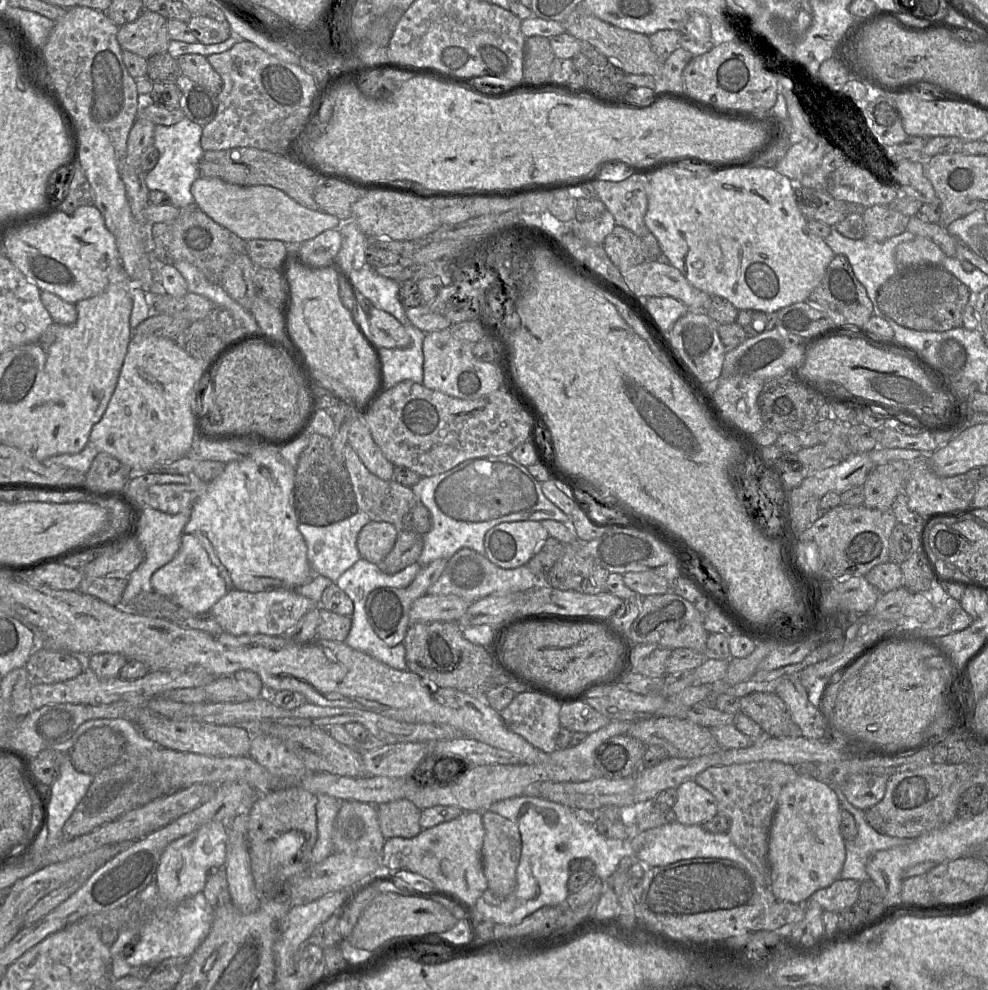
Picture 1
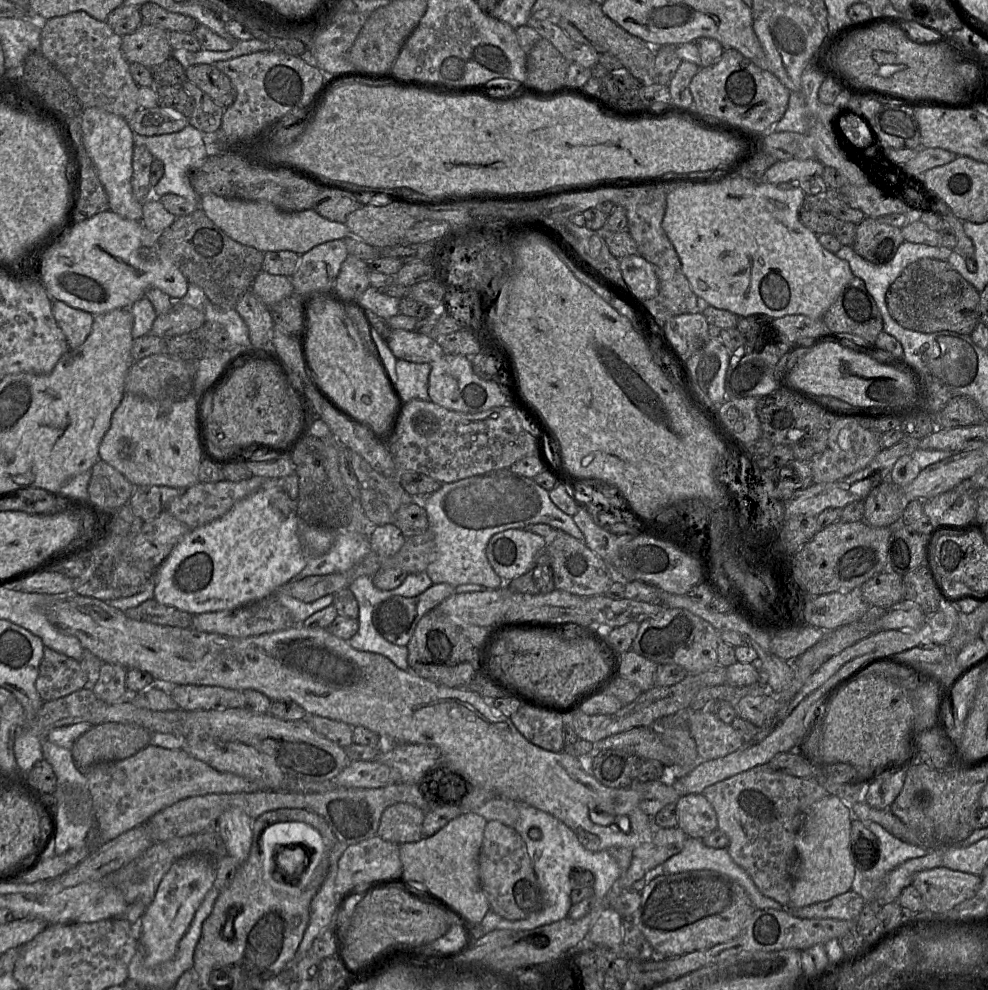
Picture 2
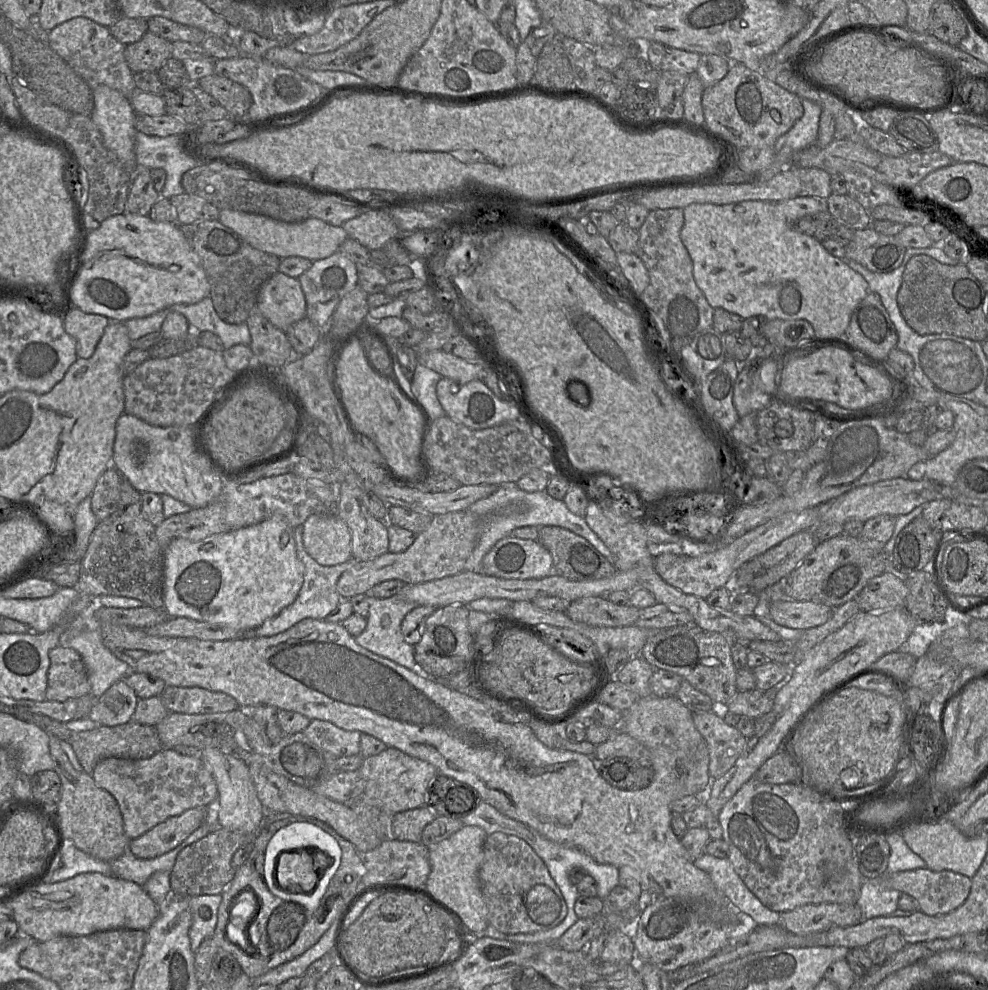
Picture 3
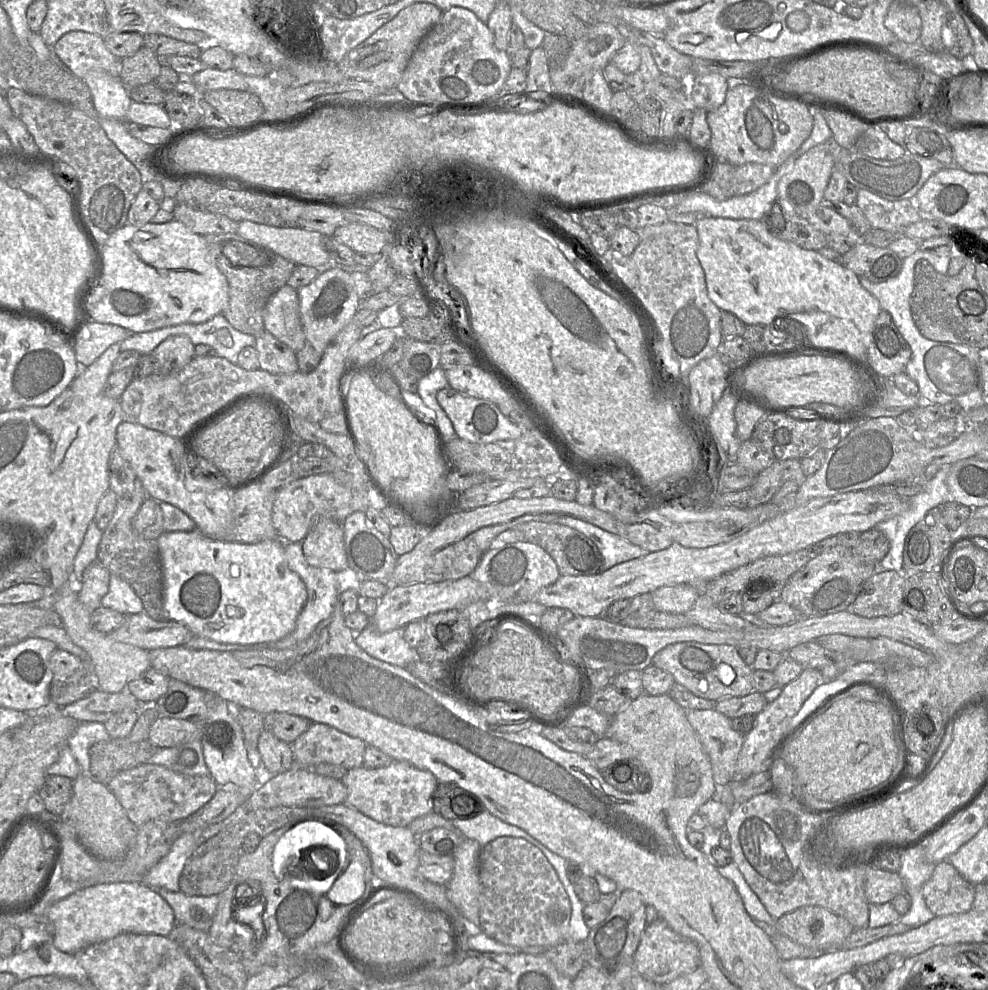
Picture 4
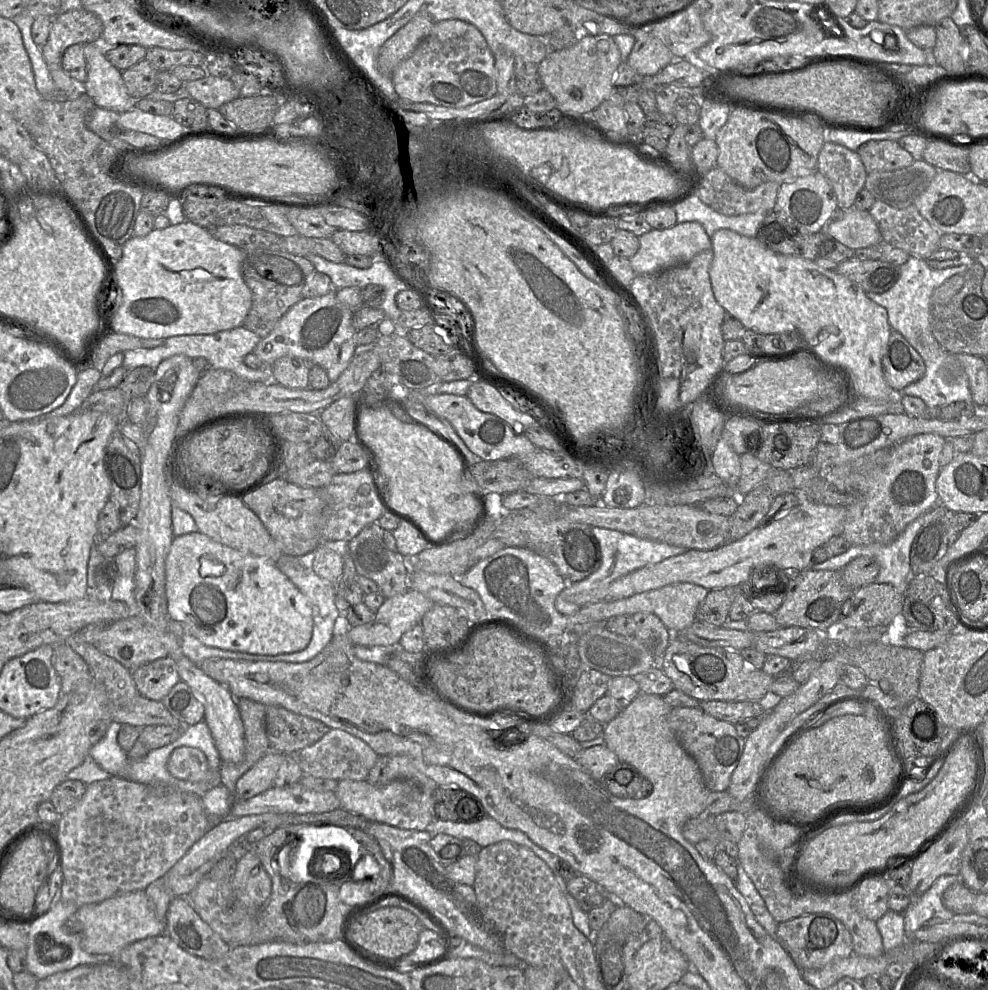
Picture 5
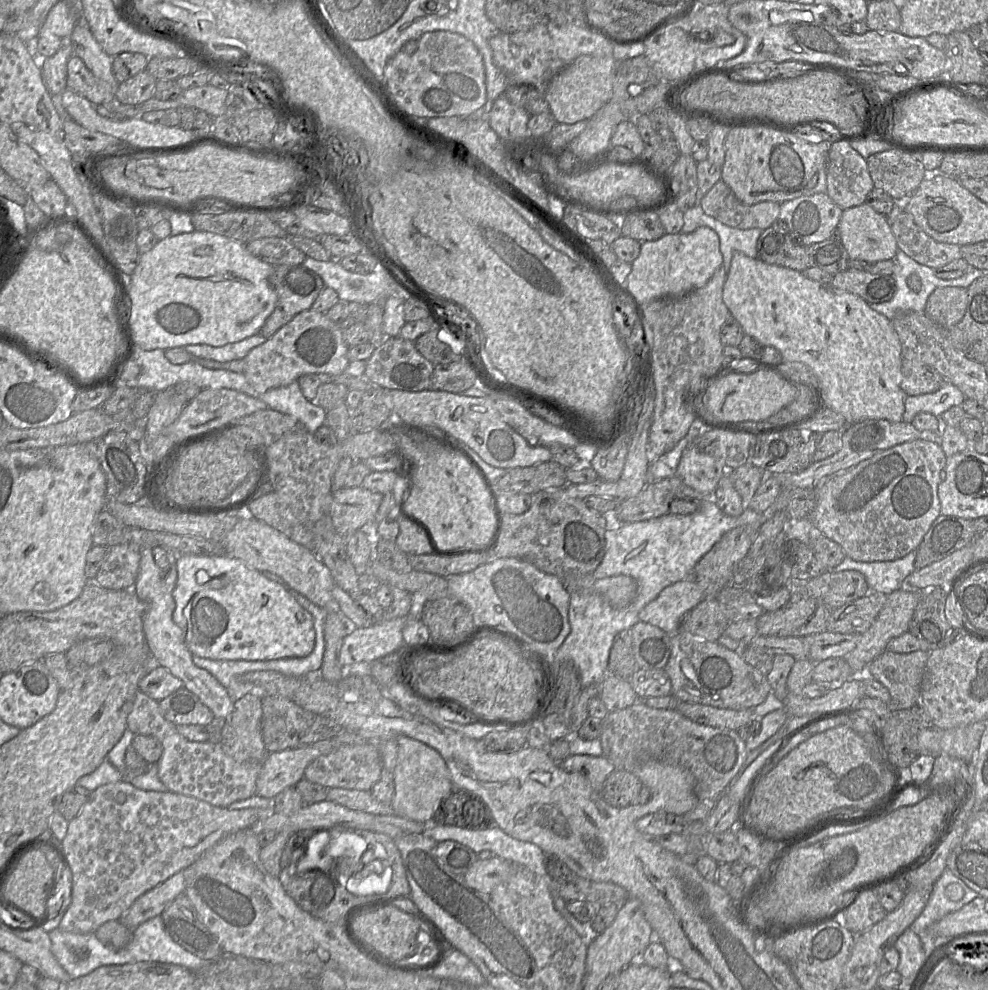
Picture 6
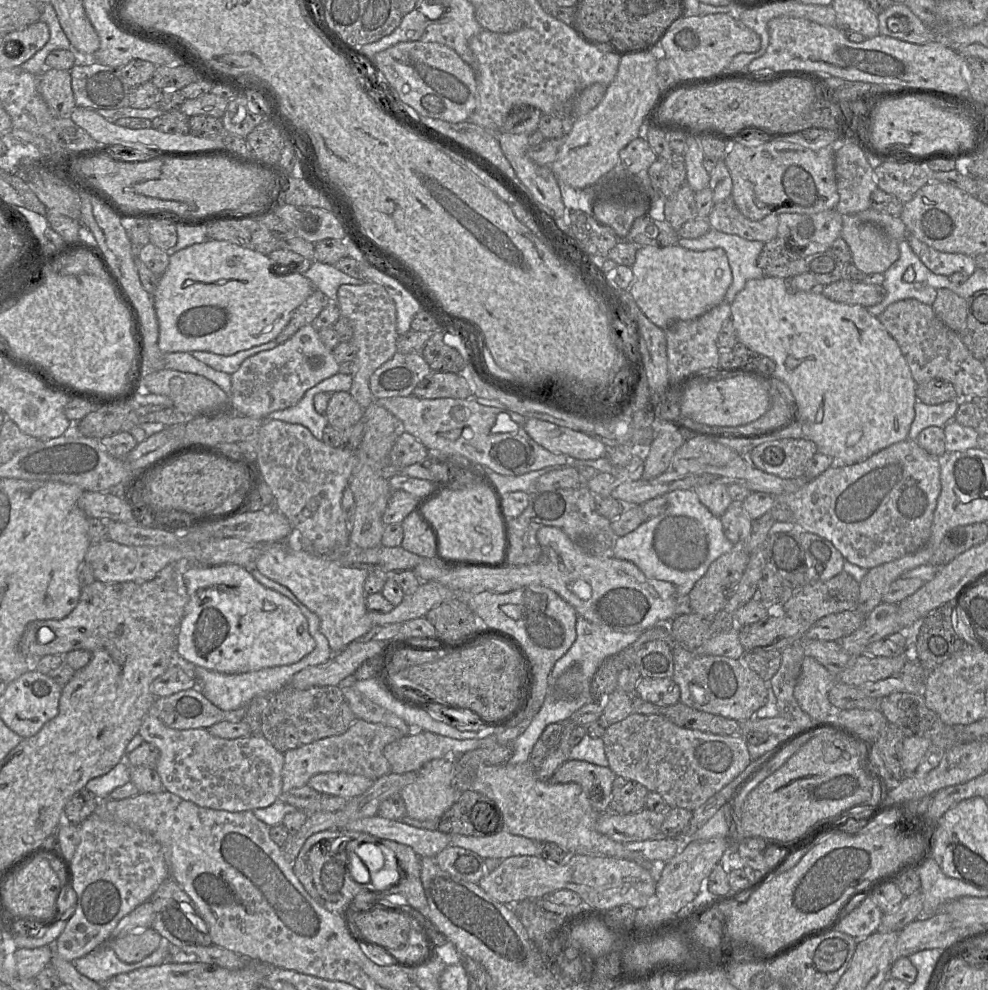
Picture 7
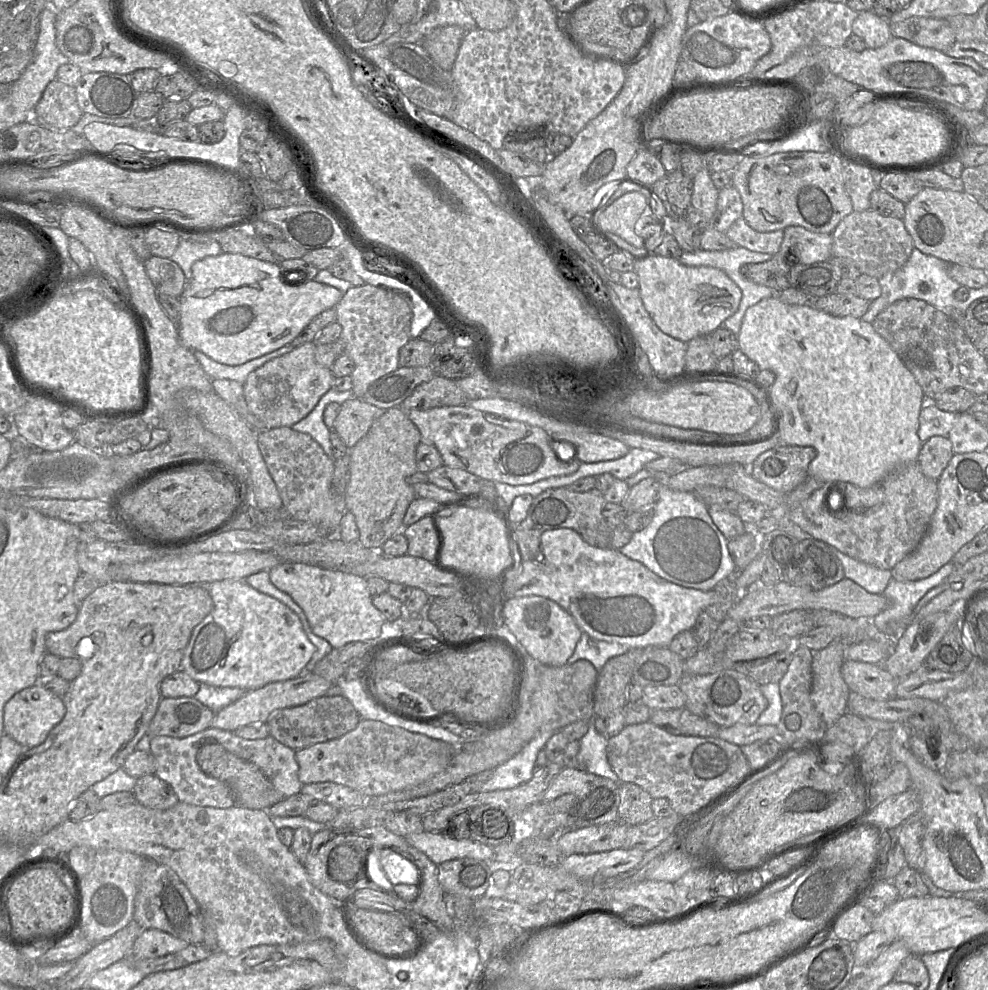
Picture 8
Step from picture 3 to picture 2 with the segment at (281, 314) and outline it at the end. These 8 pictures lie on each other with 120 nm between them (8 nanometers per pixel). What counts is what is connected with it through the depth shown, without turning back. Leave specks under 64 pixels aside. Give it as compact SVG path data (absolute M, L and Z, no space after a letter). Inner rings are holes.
M261 271L254 280L252 291L267 306L273 306L293 293L291 278Z

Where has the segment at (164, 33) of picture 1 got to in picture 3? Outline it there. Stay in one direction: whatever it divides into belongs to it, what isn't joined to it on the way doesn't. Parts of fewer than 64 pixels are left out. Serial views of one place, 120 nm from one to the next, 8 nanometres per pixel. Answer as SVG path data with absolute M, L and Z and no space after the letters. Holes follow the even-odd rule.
M147 31L139 41L125 46L124 57L133 73L157 72L171 57L171 42Z

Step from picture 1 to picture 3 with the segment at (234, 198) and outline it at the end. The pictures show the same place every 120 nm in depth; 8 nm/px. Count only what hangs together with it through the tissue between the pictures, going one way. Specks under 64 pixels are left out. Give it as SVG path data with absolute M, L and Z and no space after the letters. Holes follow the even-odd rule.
M223 209L220 210L219 220L237 232L254 248L274 254L279 258L300 256L311 261L324 259L338 251L341 244L348 238L342 226L334 226L314 217L291 223L264 215Z

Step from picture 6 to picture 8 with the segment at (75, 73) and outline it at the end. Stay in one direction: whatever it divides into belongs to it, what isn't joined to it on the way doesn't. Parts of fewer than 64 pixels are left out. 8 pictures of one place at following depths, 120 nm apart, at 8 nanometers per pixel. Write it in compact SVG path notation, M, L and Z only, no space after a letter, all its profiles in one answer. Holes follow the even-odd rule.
M91 72L75 87L77 103L83 113L105 118L133 117L137 94L128 75Z

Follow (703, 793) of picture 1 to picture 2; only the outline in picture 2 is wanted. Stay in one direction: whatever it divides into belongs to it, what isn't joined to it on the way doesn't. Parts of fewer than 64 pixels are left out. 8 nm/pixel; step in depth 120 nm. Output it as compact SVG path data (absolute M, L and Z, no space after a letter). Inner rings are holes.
M703 793L682 795L676 810L678 827L688 837L703 839L718 828L717 813Z

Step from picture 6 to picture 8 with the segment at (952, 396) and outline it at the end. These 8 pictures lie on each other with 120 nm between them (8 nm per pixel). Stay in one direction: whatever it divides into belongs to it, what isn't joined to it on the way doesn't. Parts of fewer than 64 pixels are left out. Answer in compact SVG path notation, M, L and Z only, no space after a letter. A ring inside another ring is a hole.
M926 402L919 414L919 439L924 443L933 436L948 438L958 418L958 413L942 411L933 402Z

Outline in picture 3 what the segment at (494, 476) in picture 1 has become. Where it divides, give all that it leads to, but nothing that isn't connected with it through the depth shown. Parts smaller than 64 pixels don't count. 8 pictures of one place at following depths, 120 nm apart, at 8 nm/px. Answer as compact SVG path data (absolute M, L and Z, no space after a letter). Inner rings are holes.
M503 483L490 496L476 501L466 510L470 510L482 519L482 534L473 552L466 560L463 571L482 573L482 560L496 542L523 526L559 526L568 529L585 538L612 565L615 565L615 556L588 526L585 518L573 514L563 500L551 497L546 491L527 492L520 489L516 483Z

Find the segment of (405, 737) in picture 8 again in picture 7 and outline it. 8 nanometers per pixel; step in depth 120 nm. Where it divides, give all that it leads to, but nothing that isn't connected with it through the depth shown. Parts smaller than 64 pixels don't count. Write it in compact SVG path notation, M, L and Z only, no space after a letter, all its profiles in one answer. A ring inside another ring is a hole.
M356 718L349 729L341 735L326 737L288 750L284 753L282 769L283 793L306 785L312 776L319 773L343 772L365 776L374 781L392 773L383 750L386 745L403 736L396 728Z

